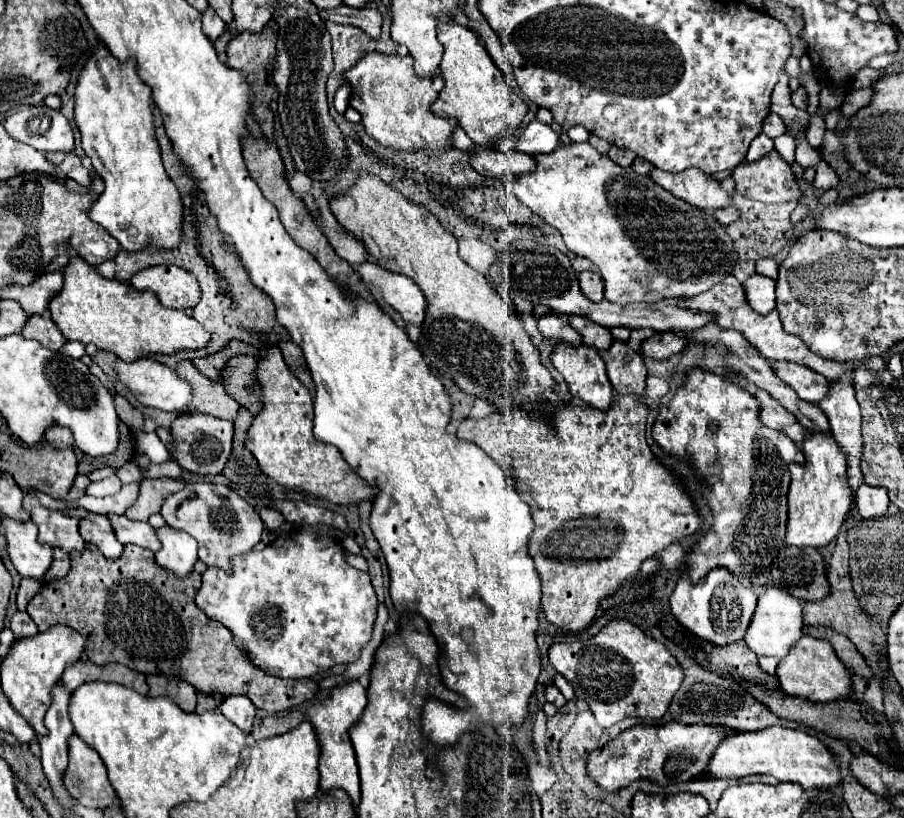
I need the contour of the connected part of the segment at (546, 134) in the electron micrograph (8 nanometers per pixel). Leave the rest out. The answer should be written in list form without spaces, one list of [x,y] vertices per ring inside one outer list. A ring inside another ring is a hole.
[[[538,119],[530,121],[522,133],[522,137],[502,137],[496,145],[500,151],[520,151],[520,153],[548,153],[560,141],[560,135],[550,127],[540,123]]]

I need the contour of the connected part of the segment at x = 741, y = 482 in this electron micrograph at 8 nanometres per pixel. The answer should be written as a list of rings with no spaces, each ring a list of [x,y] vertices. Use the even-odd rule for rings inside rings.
[[[694,367],[688,369],[682,387],[676,391],[674,399],[666,405],[660,405],[658,417],[652,427],[654,441],[662,447],[664,453],[674,457],[684,457],[684,451],[690,455],[692,465],[696,467],[698,475],[706,481],[704,497],[708,499],[708,507],[712,511],[712,527],[704,533],[704,537],[692,545],[686,553],[684,563],[692,583],[698,583],[700,577],[706,577],[712,569],[724,567],[732,575],[744,579],[758,573],[766,573],[780,551],[786,547],[786,521],[788,521],[788,485],[790,463],[804,463],[802,449],[796,447],[784,433],[768,429],[760,425],[758,419],[758,401],[742,387],[734,385],[732,381],[716,375],[712,371]]]

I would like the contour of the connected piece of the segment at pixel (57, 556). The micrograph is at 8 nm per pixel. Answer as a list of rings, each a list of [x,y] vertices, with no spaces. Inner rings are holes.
[[[54,549],[54,555],[52,555],[52,565],[50,565],[50,569],[46,571],[44,581],[48,583],[48,581],[62,579],[68,571],[70,571],[70,557],[68,557],[68,553],[64,553],[62,549]]]

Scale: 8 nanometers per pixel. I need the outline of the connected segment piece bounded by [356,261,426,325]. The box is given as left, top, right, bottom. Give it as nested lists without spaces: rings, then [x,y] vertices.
[[[366,261],[356,271],[366,285],[378,285],[382,299],[402,315],[404,321],[422,325],[426,299],[424,293],[416,287],[412,279],[404,279],[402,275],[380,269],[376,263]]]

